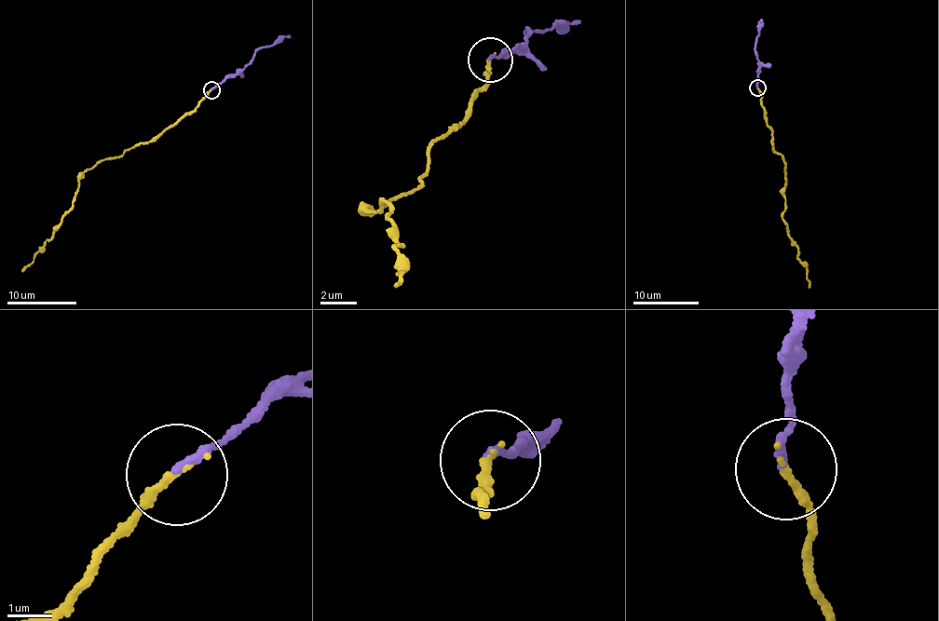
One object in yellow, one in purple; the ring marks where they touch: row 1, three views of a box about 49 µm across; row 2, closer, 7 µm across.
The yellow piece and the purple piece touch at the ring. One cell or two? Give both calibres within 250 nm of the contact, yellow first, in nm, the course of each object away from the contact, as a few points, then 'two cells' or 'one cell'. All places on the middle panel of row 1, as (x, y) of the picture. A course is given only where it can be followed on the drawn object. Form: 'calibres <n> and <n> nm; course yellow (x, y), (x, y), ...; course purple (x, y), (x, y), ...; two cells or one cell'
calibres 180 and 180 nm; course yellow (491, 59), (491, 74), (430, 148), (416, 188), (365, 214), (387, 199), (401, 240), (395, 286); course purple (491, 59), (518, 51), (530, 28), (533, 31), (580, 19); one cell

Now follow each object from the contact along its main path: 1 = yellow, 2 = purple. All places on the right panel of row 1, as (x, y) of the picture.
1: (757, 87), (775, 151), (782, 155), (785, 165), (782, 219), (796, 247), (798, 259), (804, 263), (809, 288)
2: (757, 87), (760, 68), (755, 49), (761, 21)

